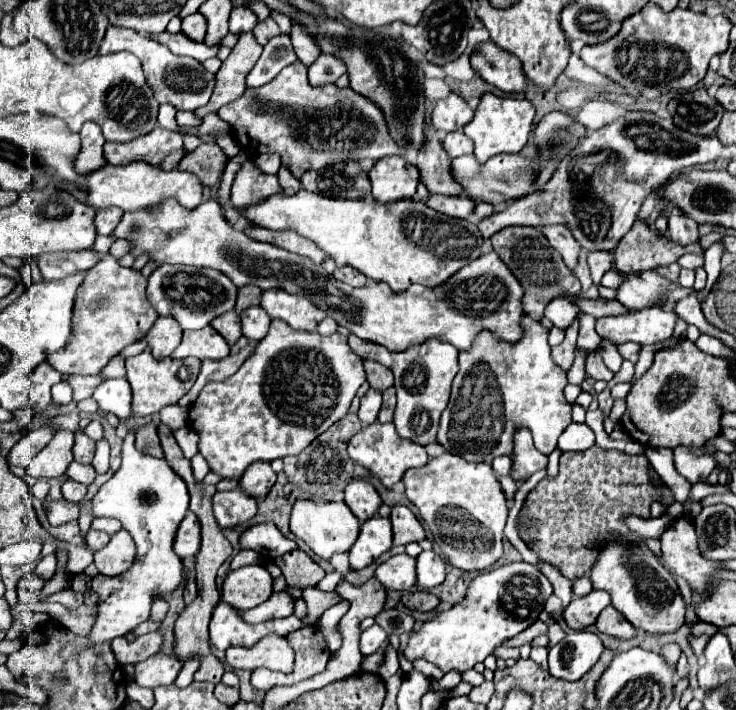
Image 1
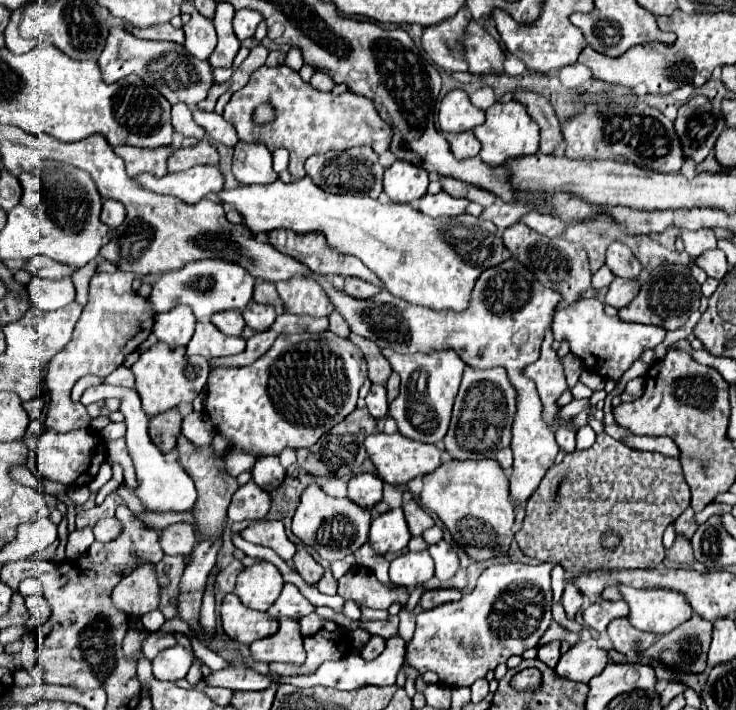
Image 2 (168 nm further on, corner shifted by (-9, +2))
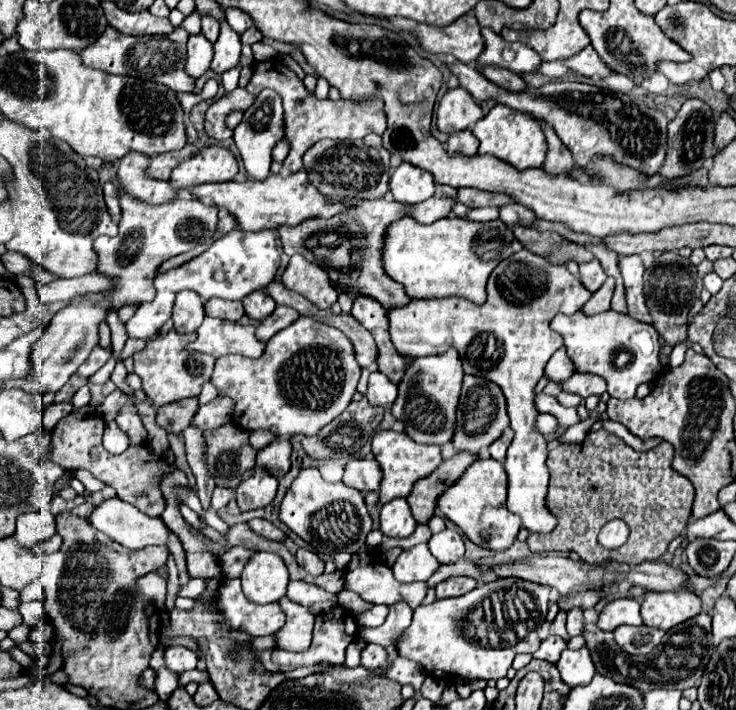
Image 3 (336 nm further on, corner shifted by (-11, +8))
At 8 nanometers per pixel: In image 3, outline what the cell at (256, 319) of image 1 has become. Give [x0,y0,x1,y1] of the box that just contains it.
[243,290,275,320]

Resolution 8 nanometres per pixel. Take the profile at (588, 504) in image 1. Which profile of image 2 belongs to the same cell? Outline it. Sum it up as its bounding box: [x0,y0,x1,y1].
[515,434,689,578]

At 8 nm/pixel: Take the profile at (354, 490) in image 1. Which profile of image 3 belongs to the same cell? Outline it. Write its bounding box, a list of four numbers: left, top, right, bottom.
[343,460,381,492]

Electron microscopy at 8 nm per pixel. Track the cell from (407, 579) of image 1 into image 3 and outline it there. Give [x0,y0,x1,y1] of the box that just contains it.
[393,544,439,582]

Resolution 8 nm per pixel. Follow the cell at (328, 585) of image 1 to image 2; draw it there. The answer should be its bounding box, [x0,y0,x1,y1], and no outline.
[331,556,357,578]

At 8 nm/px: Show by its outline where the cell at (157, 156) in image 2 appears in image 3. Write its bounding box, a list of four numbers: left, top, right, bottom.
[117,152,177,204]

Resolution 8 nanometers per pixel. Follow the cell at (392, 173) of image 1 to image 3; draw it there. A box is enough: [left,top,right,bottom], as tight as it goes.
[389,162,435,204]

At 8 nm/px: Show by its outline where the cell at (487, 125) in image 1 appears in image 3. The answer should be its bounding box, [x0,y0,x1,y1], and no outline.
[471,104,547,170]

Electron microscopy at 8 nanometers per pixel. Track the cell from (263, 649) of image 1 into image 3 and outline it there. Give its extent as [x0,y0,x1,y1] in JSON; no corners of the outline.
[275,598,315,652]

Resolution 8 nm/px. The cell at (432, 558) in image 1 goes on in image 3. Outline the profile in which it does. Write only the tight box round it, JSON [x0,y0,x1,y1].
[429,528,465,564]

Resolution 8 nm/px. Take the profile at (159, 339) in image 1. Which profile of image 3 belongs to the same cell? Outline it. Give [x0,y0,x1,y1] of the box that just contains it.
[173,290,205,332]

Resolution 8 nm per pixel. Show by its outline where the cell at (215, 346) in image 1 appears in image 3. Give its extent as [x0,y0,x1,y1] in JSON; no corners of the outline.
[189,318,265,358]

